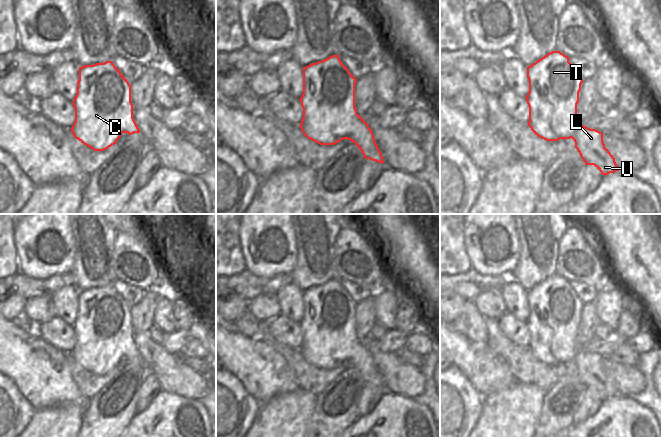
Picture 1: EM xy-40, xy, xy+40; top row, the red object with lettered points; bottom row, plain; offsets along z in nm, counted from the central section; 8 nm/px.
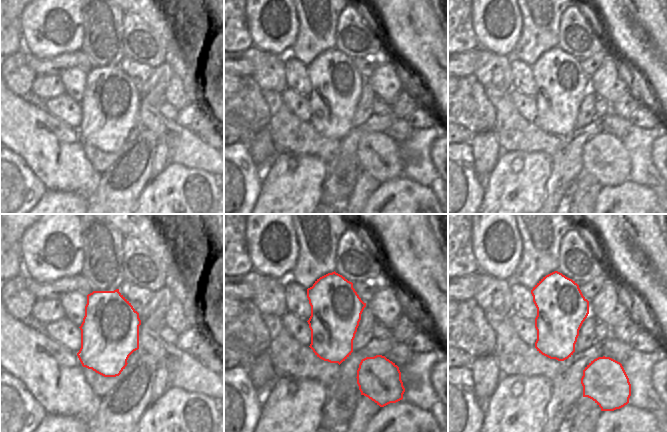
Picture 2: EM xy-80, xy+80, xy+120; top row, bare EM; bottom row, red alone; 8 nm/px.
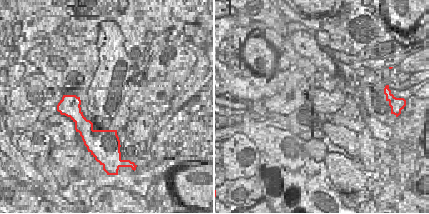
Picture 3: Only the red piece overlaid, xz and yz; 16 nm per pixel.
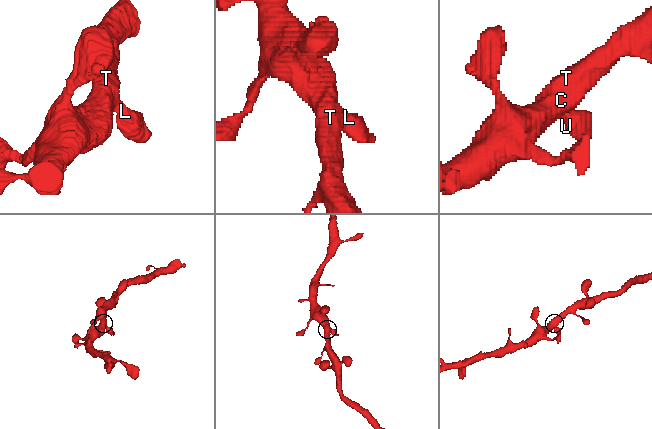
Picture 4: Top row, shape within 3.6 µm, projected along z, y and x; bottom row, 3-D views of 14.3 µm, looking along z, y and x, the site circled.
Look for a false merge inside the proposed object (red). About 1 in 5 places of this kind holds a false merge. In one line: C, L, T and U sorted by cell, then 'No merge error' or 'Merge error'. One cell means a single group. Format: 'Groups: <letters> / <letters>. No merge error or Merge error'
Groups: C L T U. No merge error

